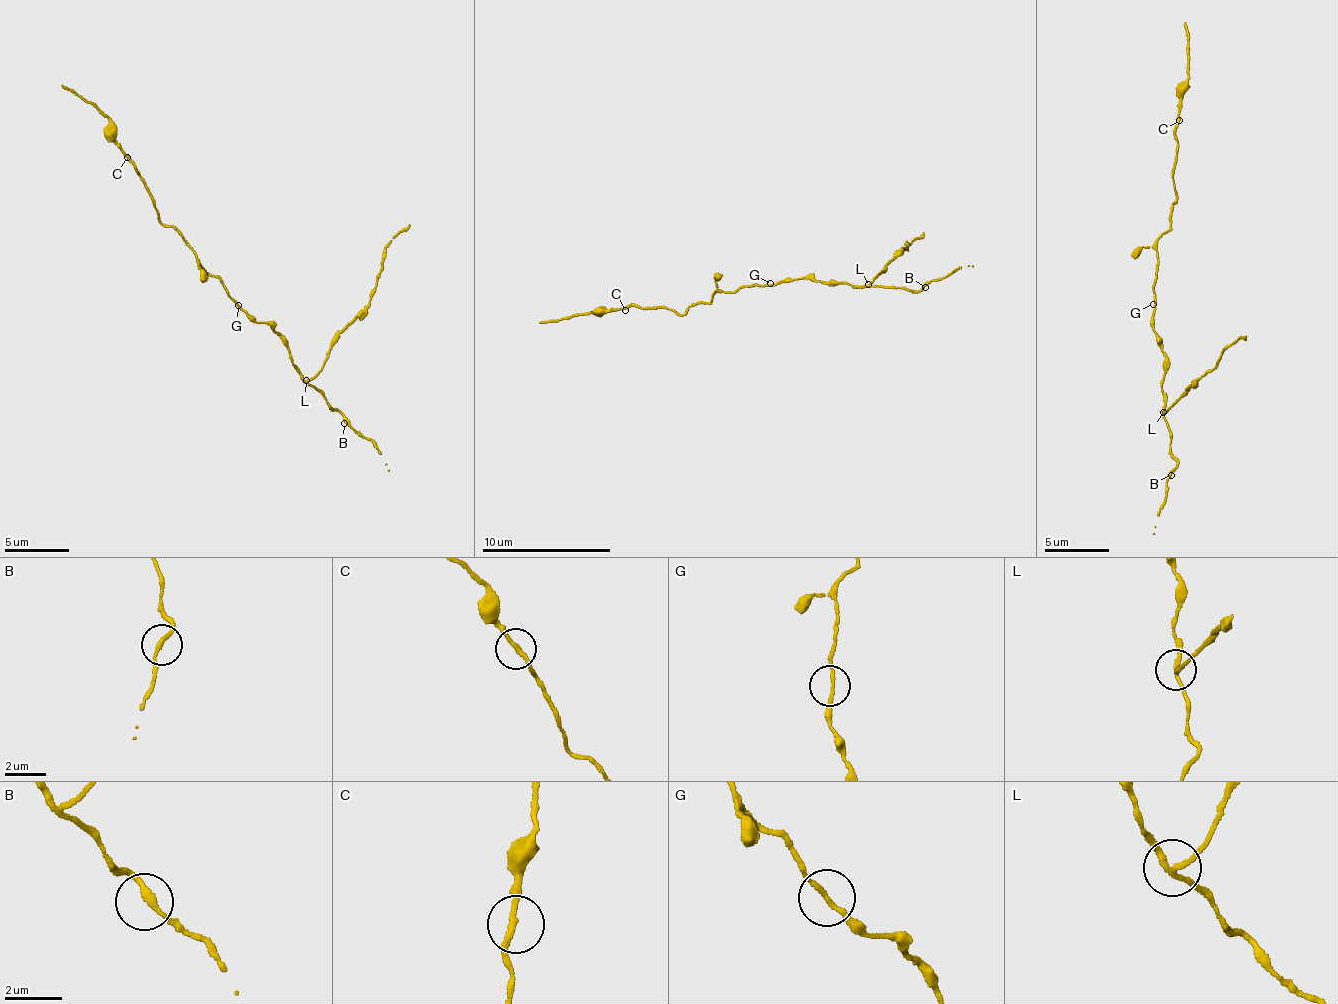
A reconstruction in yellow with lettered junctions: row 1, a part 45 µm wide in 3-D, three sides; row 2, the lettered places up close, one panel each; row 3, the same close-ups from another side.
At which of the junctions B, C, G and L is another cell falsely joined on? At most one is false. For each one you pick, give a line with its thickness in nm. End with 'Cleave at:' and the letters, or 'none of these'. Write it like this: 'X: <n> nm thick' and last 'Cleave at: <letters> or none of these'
L: 160 nm thick
Cleave at: L

